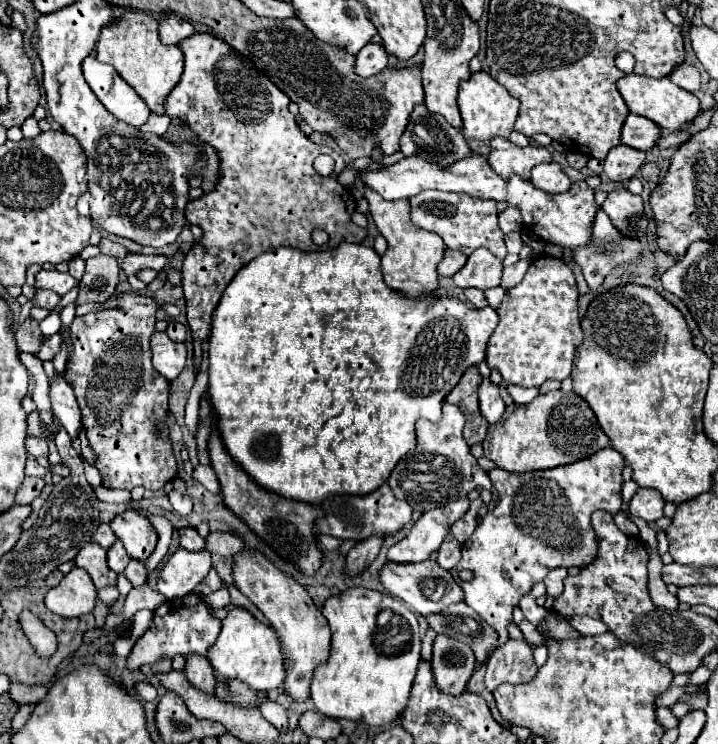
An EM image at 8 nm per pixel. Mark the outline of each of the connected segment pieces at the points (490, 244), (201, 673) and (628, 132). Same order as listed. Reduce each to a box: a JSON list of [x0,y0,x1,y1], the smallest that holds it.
[[409,190,507,260],[185,654,215,696],[621,114,661,150]]

